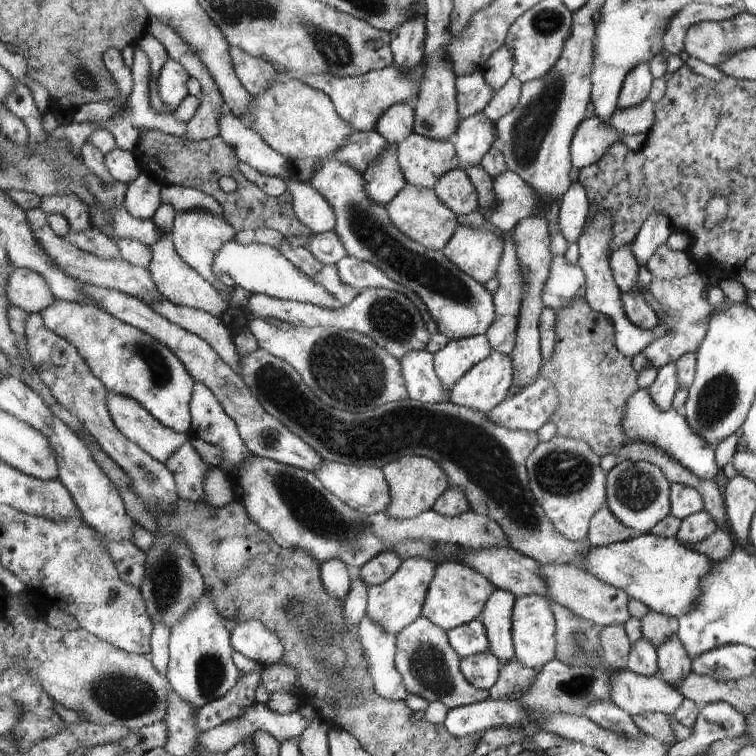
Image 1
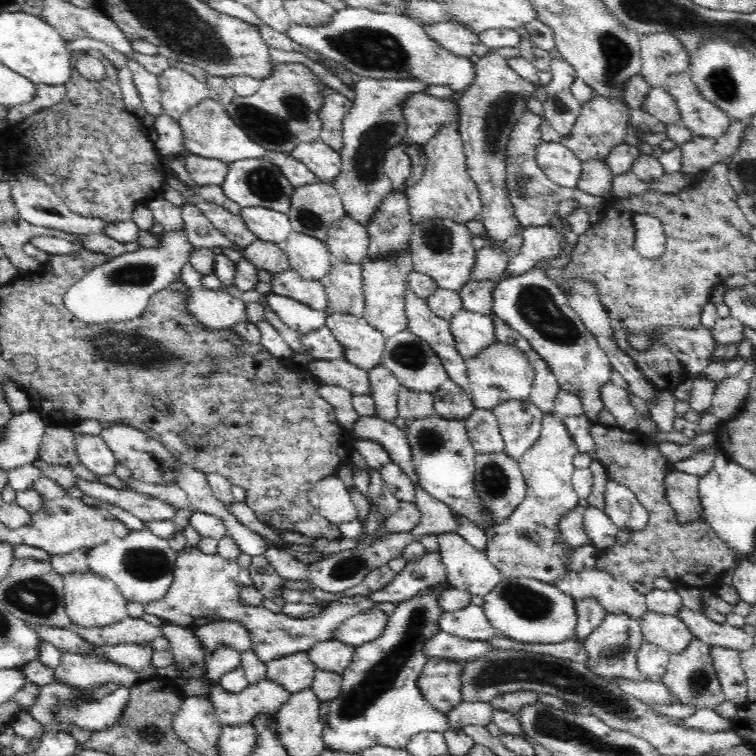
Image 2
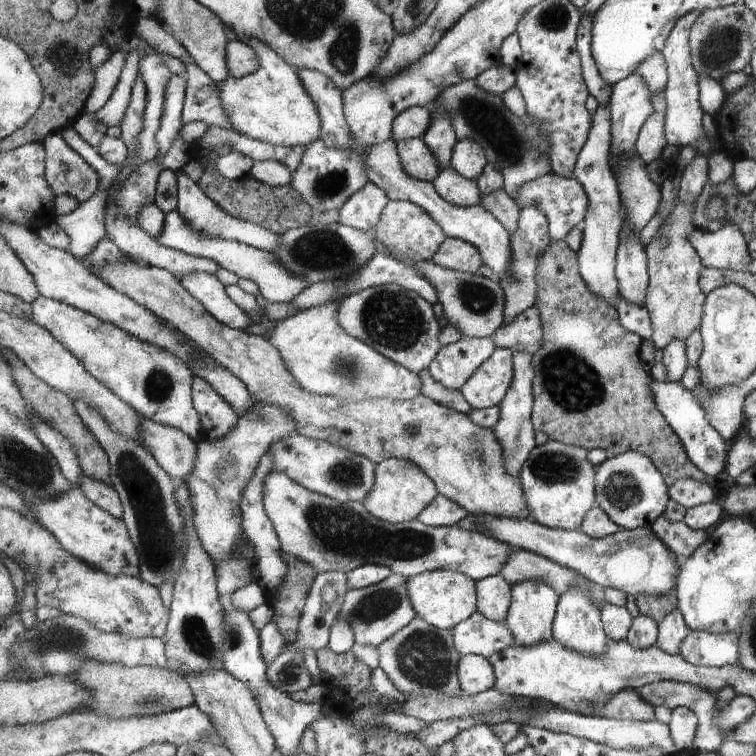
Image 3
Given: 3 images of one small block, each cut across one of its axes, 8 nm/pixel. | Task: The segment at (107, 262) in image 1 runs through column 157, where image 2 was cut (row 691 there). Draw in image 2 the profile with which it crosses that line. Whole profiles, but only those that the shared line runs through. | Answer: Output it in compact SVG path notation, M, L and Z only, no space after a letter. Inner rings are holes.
M306 651L292 653L282 658L267 662L266 680L282 686L292 694L310 687L316 668L306 656Z

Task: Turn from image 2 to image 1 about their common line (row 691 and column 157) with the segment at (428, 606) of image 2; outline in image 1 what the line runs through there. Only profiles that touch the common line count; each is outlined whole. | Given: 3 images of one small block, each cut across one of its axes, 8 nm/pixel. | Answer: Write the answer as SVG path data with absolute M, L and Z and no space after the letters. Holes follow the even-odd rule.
M57 299L40 313L47 328L75 346L108 390L142 403L163 426L179 434L191 435L191 398L196 380L170 347L97 305Z

